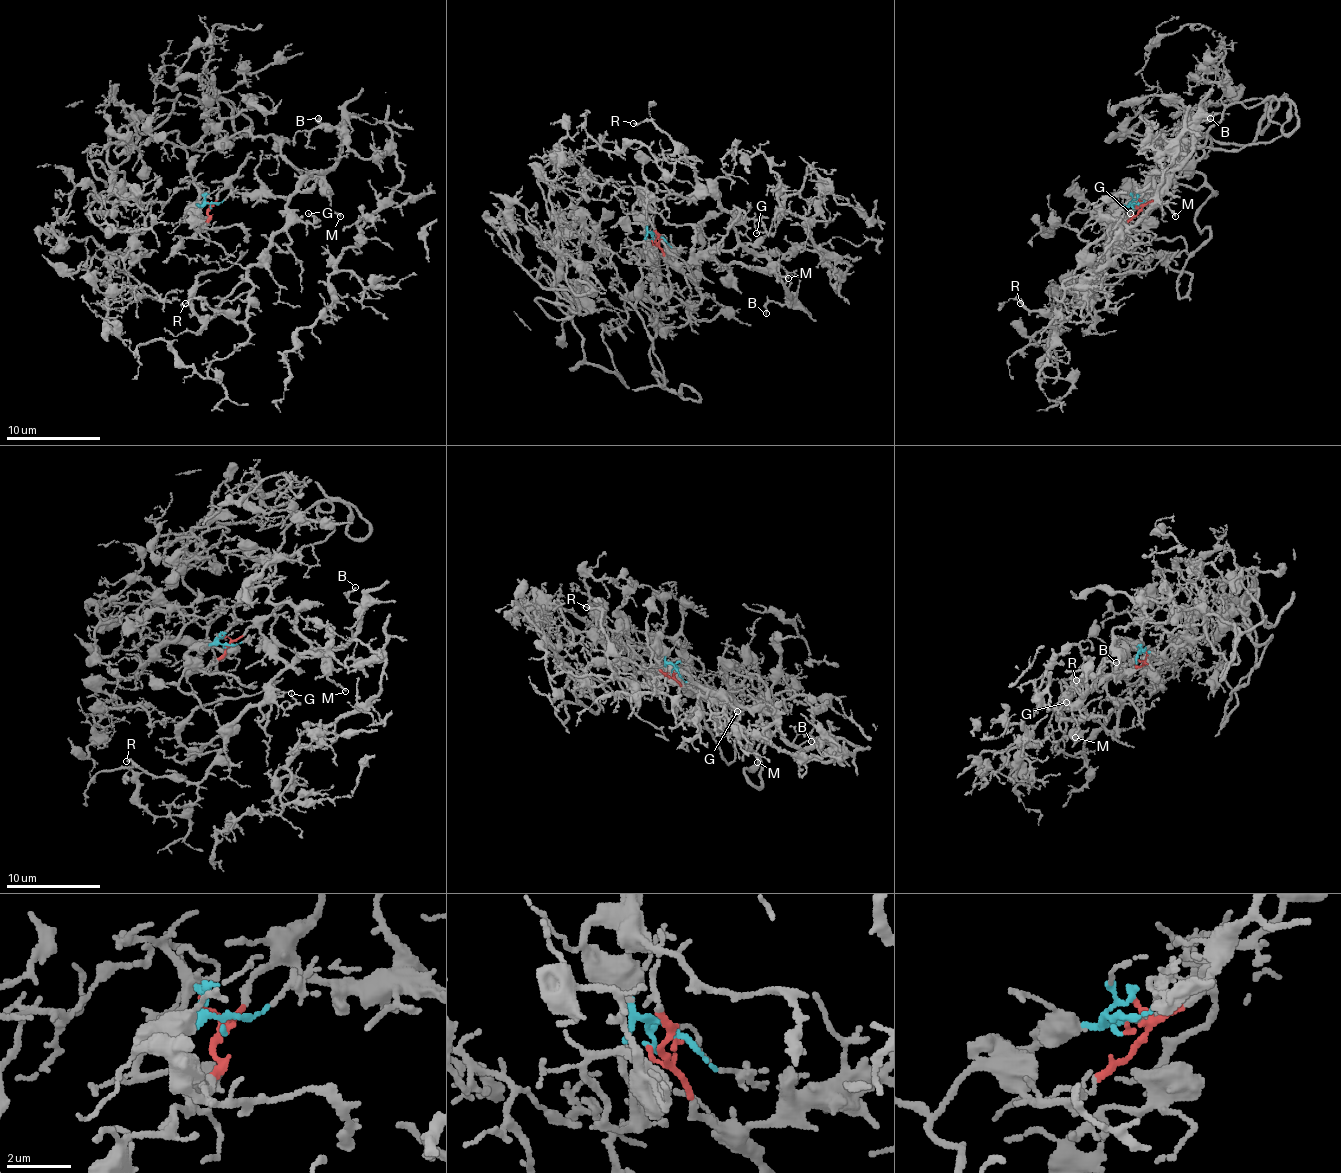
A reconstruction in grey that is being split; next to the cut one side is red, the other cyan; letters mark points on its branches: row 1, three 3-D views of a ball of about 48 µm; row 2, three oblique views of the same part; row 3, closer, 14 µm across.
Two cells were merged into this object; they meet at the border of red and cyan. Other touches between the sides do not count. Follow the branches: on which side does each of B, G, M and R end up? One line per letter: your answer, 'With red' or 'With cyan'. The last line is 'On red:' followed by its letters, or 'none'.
B: With red
G: With red
M: With red
R: With red
On red: B, G, M, R

